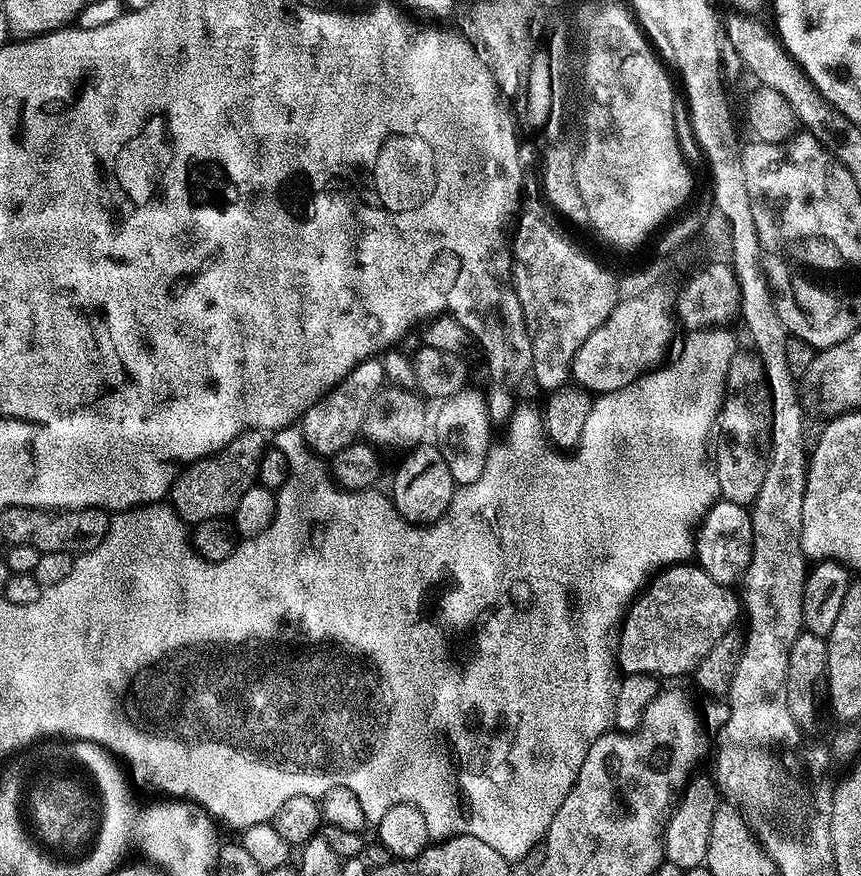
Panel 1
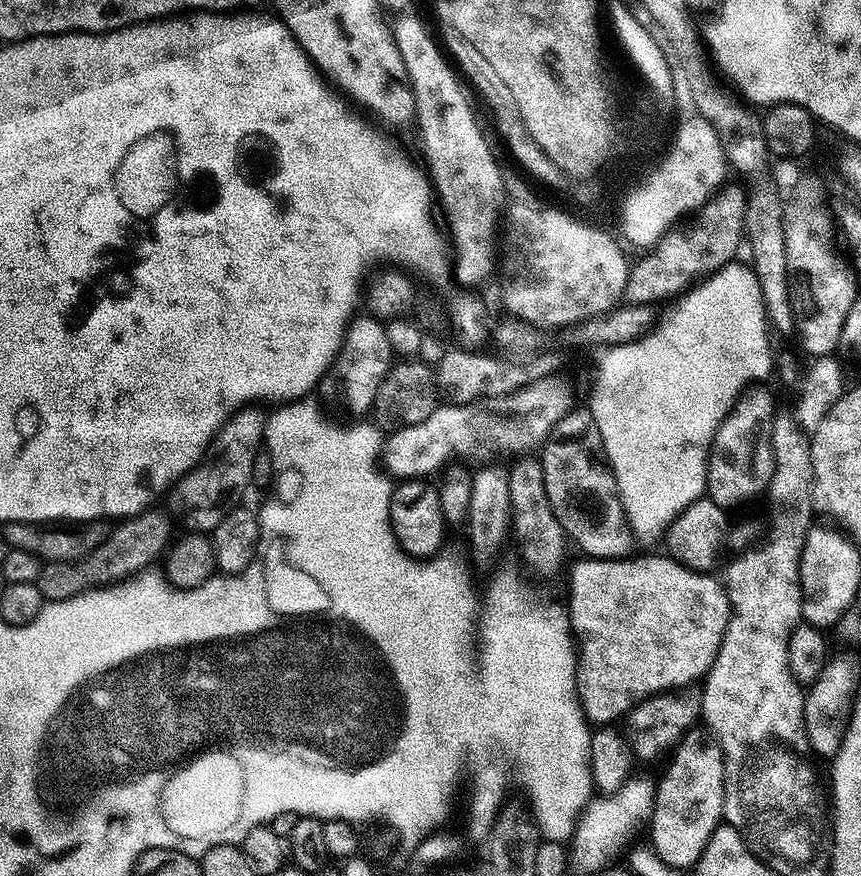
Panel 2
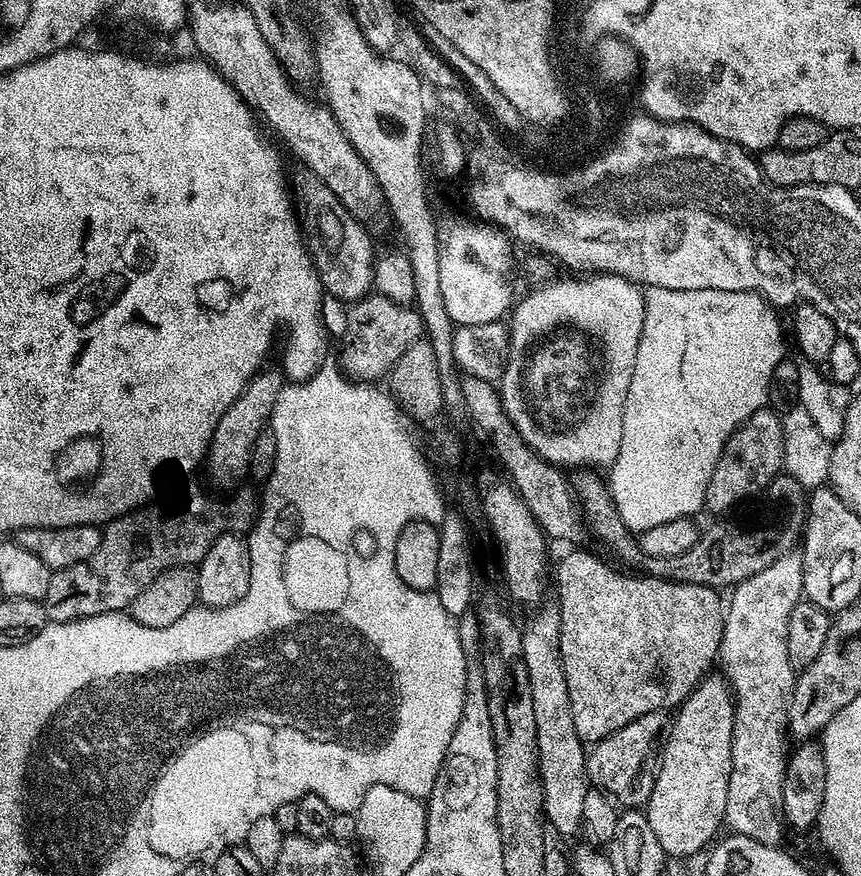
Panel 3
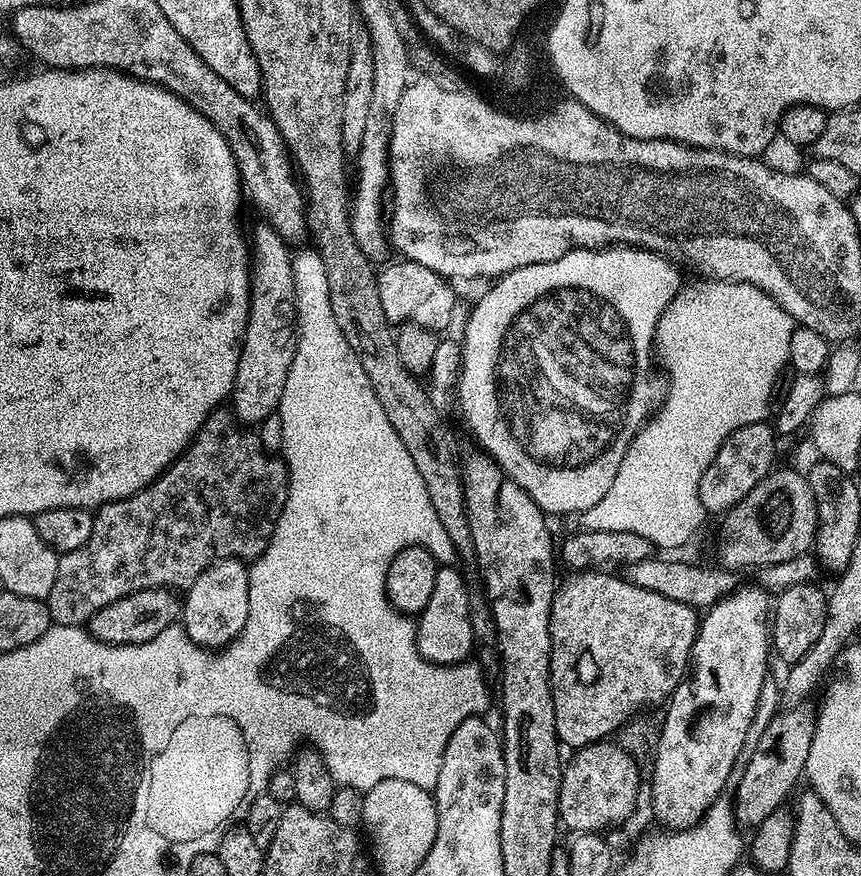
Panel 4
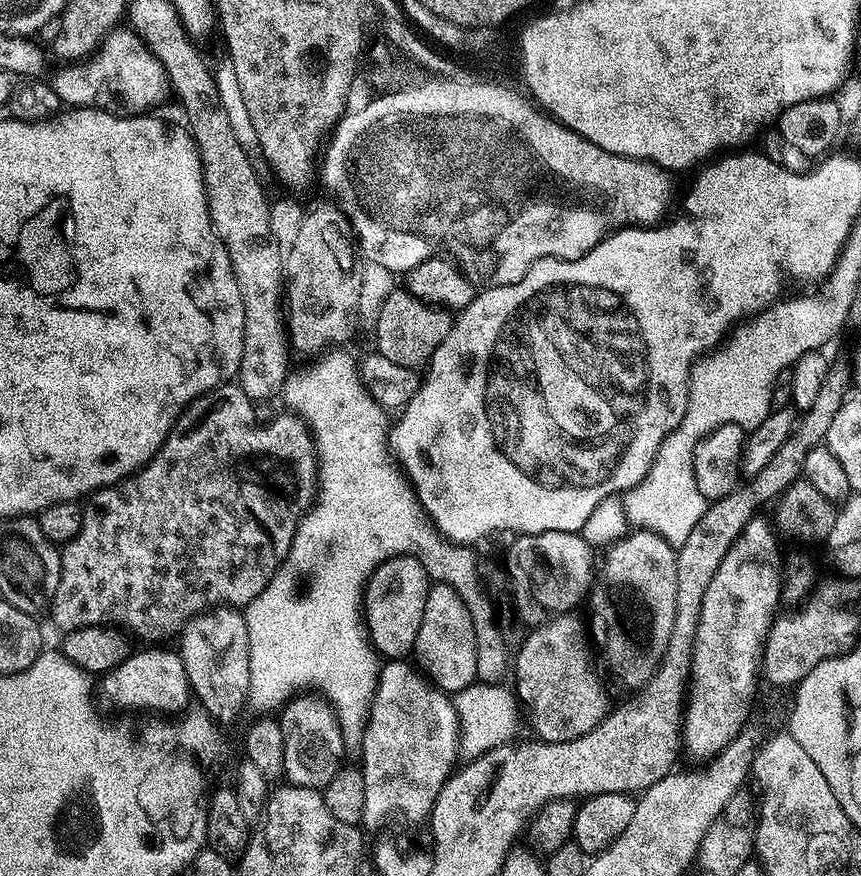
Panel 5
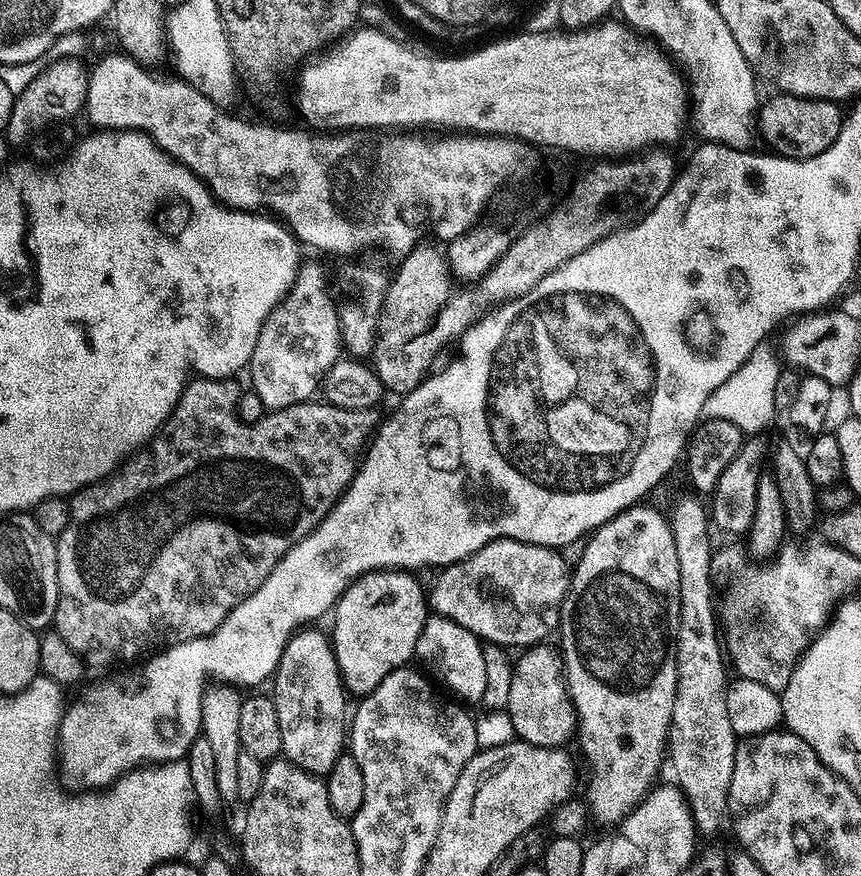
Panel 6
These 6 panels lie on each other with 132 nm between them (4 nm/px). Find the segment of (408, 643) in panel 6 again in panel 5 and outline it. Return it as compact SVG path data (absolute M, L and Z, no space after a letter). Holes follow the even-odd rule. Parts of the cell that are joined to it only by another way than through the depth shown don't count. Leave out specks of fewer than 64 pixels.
M395 556L376 567L364 588L362 615L372 645L381 657L404 658L415 649L429 587L427 568L413 556Z

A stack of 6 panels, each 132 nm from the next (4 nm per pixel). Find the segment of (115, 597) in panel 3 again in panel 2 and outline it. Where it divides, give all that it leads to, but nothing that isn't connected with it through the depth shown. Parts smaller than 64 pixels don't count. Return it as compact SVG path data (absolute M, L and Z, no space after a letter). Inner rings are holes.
M145 510L139 516L129 516L117 528L111 529L110 535L103 544L99 544L90 555L79 562L71 564L45 563L40 569L38 592L45 601L65 600L89 588L102 586L123 578L131 577L143 571L156 557L169 547L169 517L157 510ZM168 519L168 520L167 520ZM161 551L161 552L160 552ZM45 596L45 597L44 597Z

